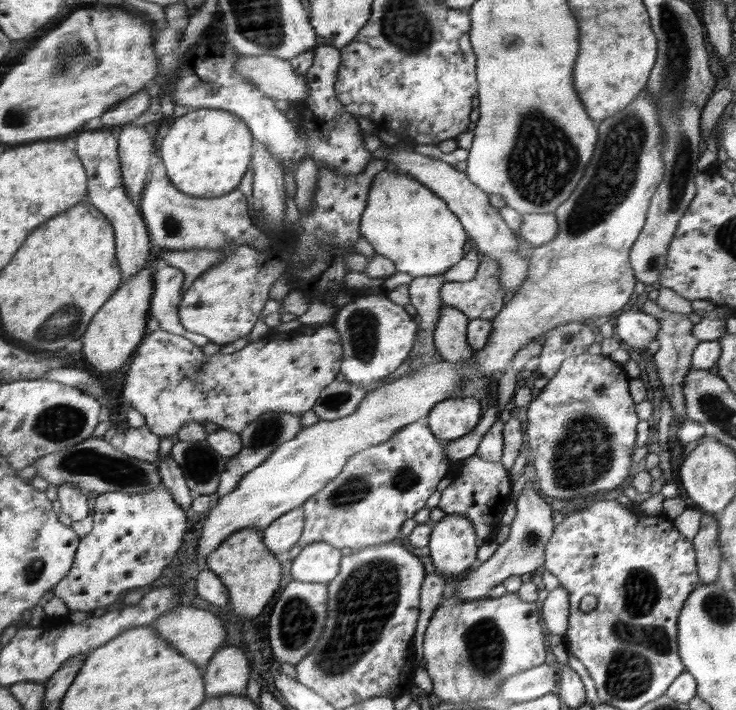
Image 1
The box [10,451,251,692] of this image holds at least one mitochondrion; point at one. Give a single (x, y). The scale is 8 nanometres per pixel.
(34, 569)

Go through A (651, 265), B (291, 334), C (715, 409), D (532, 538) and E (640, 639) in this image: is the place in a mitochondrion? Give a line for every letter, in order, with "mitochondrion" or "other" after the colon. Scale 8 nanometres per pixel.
A: mitochondrion
B: other
C: mitochondrion
D: mitochondrion
E: mitochondrion

